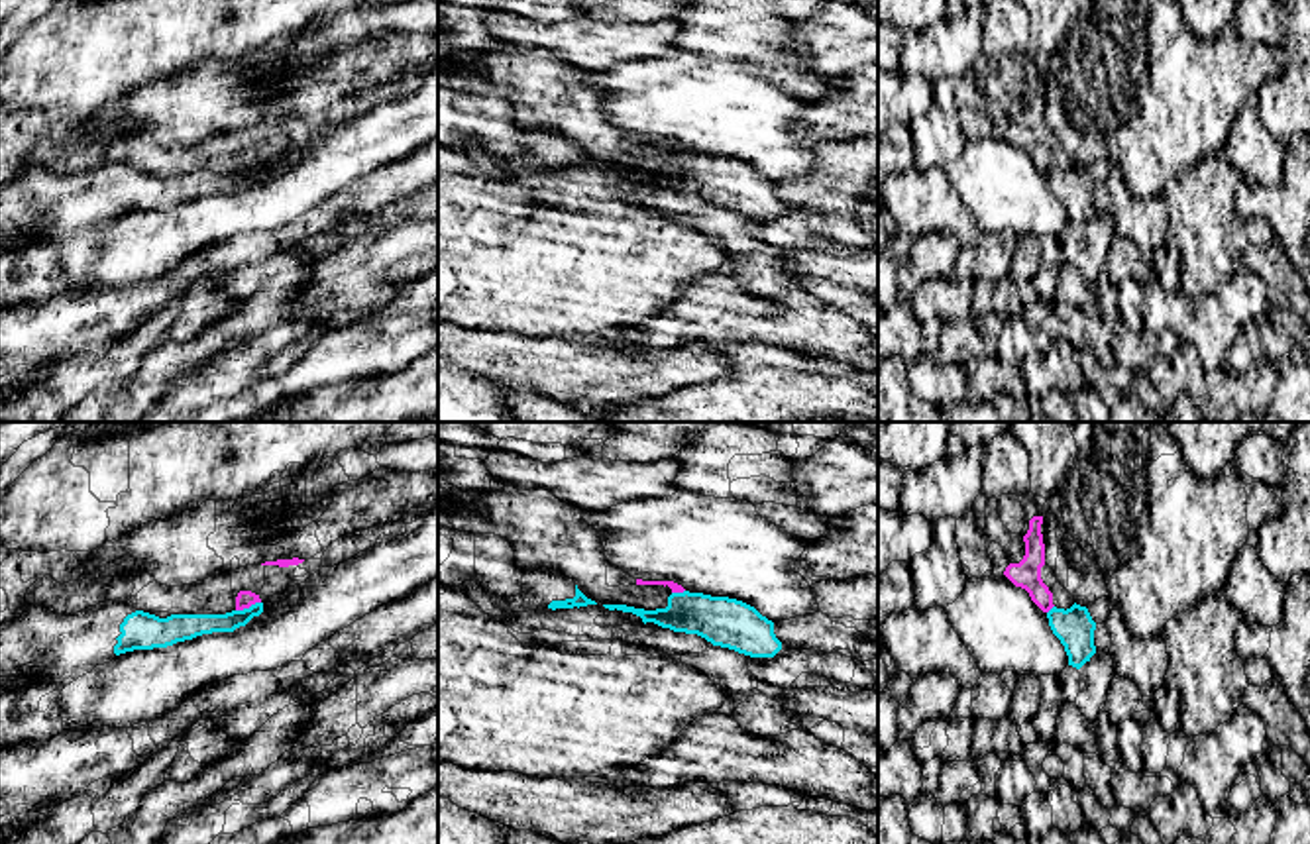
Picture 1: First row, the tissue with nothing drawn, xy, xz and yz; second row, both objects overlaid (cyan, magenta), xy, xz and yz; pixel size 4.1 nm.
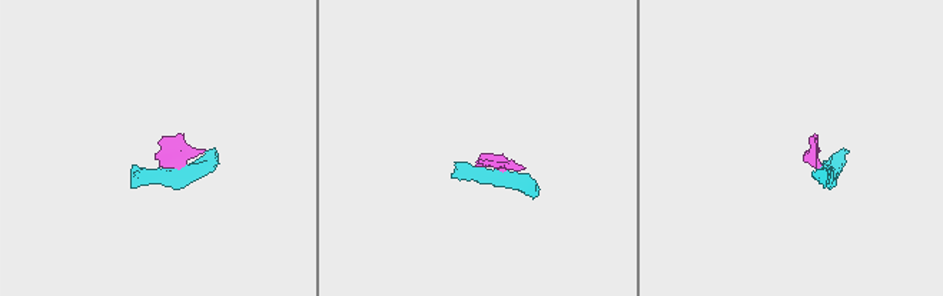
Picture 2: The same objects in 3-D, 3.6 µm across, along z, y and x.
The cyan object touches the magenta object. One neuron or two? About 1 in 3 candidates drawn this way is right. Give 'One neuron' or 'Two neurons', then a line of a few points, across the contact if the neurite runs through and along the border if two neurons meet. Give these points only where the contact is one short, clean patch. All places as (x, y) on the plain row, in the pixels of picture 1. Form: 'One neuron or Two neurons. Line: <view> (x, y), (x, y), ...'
Two neurons. Line: xy (260, 161), (236, 171)

